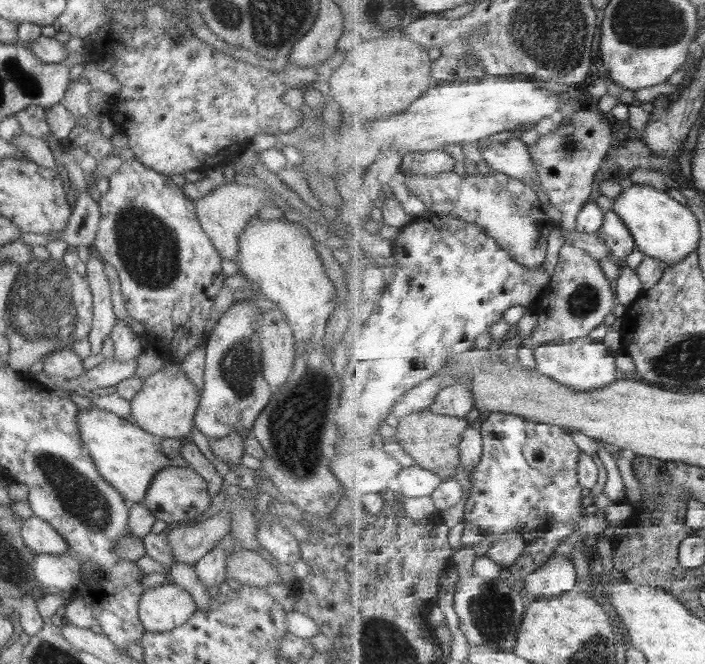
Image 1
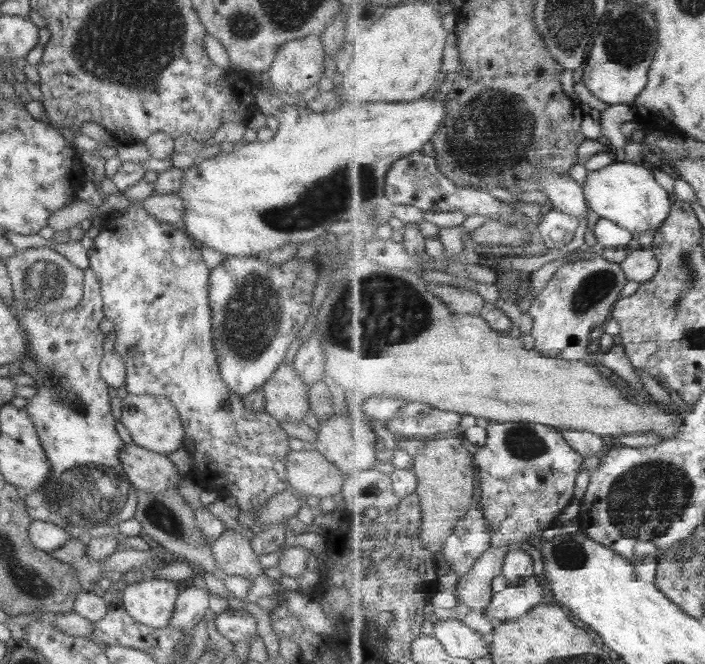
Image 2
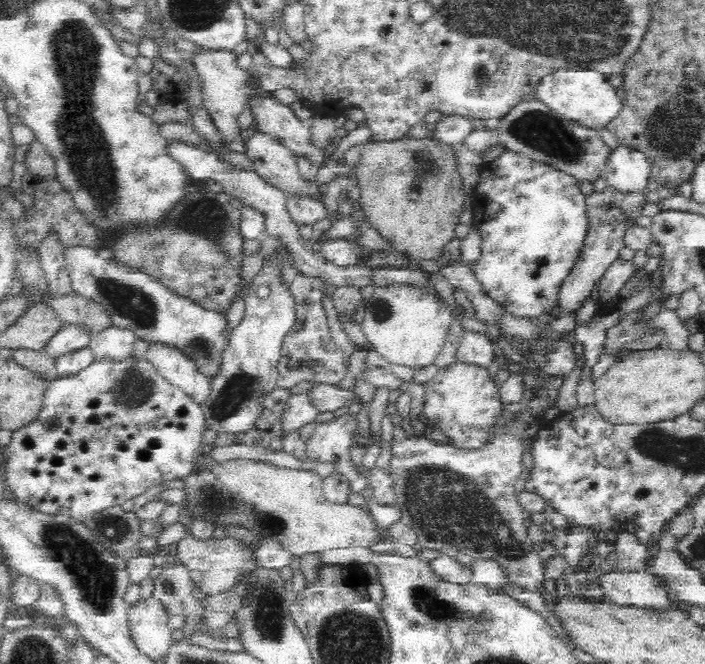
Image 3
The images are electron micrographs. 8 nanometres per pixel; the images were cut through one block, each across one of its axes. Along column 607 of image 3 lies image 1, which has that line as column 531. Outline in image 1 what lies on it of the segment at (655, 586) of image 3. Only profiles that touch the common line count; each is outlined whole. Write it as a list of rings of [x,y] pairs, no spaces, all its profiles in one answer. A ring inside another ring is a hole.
[[[554,554],[539,570],[523,578],[522,593],[527,602],[559,596],[577,590],[577,579],[574,562],[569,557]]]

